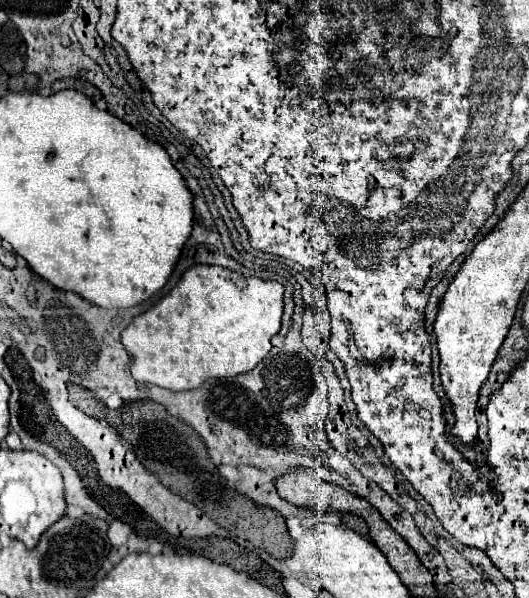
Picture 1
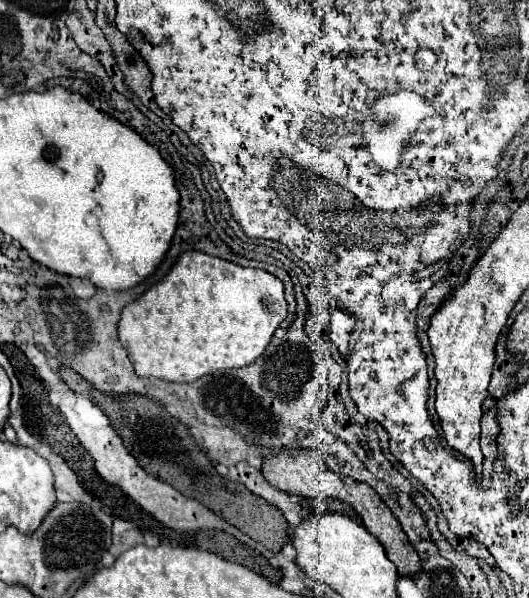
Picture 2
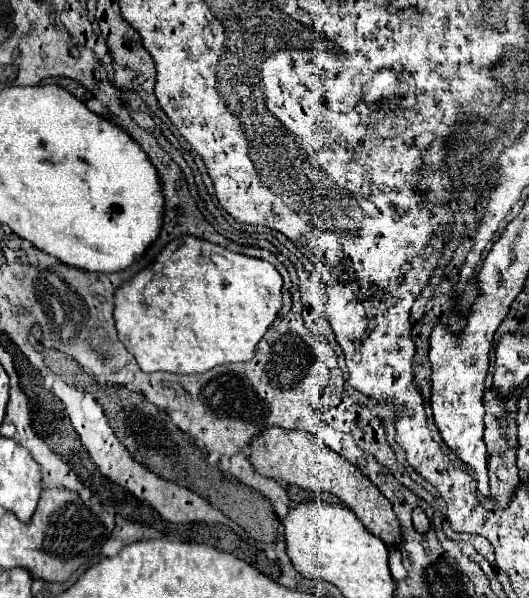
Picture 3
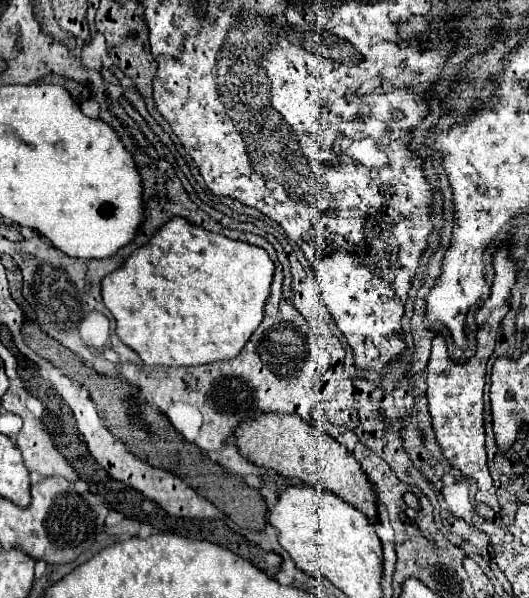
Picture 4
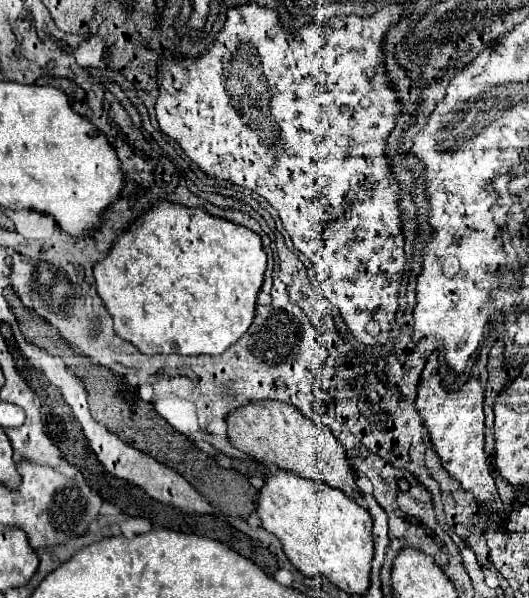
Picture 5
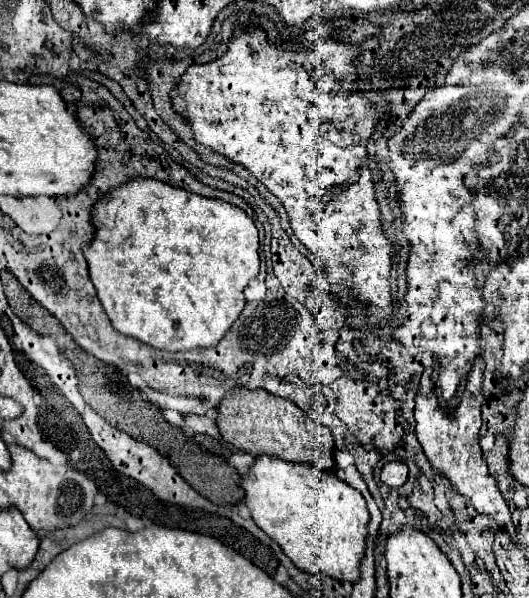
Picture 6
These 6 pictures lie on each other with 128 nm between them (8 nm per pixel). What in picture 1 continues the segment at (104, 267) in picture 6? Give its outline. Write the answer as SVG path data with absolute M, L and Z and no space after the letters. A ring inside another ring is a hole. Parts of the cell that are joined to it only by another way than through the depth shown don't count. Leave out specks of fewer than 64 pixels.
M194 266L184 272L176 288L148 312L136 316L122 332L122 344L130 354L132 376L138 382L182 392L194 390L208 378L232 378L252 370L272 348L270 340L280 330L284 286L280 282L244 278L220 266Z

